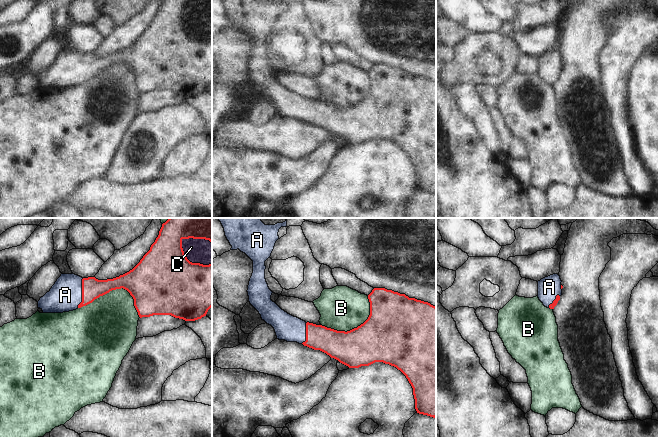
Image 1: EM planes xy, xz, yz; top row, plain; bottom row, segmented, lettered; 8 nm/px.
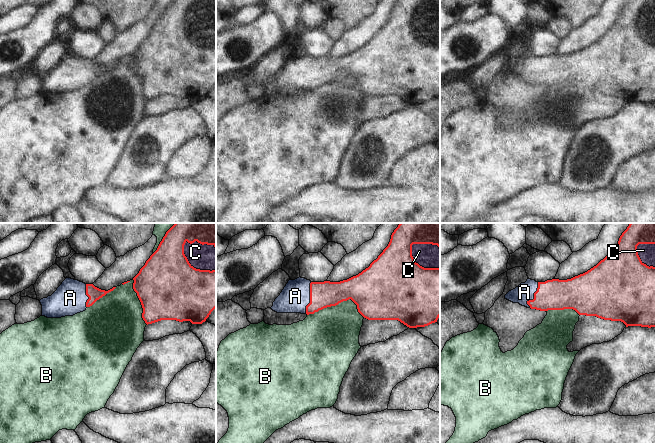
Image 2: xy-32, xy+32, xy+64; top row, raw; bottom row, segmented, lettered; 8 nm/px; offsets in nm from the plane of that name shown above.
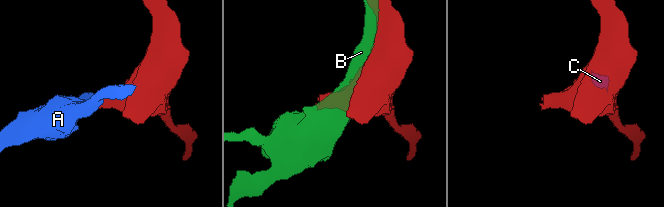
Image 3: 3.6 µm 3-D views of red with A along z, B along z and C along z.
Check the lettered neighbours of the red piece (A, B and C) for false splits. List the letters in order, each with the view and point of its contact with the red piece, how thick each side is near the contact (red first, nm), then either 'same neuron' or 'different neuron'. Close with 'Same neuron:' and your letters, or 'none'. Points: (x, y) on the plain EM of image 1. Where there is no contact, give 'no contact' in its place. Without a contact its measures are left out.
A: contact xy (82, 69); calibres 170 and 260 nm; same neuron
B: contact xy (116, 64); calibres 320 and 400 nm; different neuron
C: contact xy (189, 37); calibres 500 and 200 nm; same neuron
Same neuron: A, C

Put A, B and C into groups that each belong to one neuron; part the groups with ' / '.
A C / B

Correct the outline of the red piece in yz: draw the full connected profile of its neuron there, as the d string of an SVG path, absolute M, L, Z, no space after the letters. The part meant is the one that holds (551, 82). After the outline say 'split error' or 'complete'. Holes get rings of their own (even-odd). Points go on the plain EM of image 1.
M553 50L538 57L538 74L547 84L554 85L562 71L561 55Z; split error

